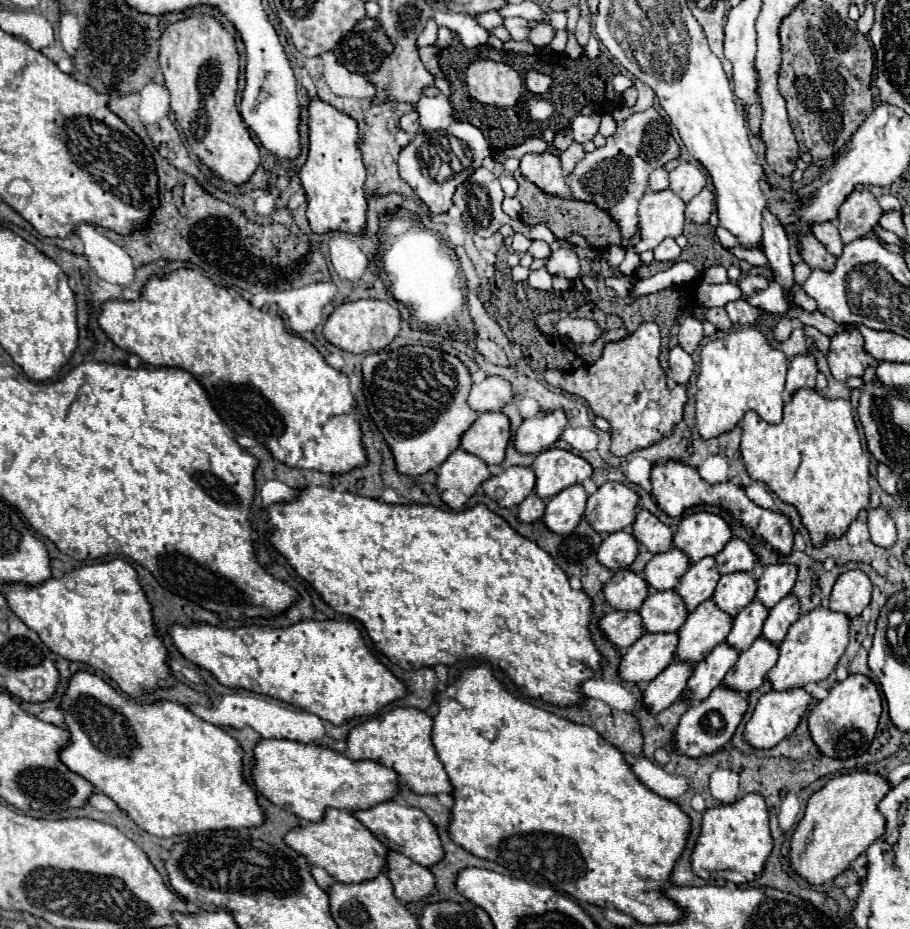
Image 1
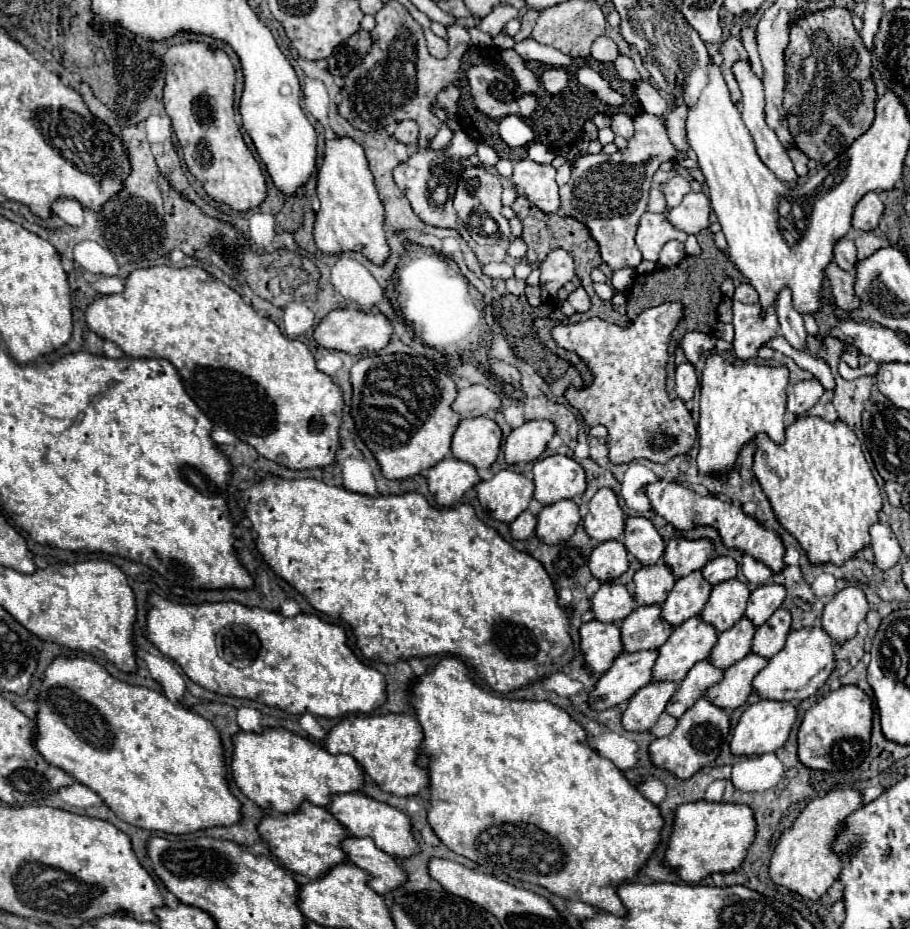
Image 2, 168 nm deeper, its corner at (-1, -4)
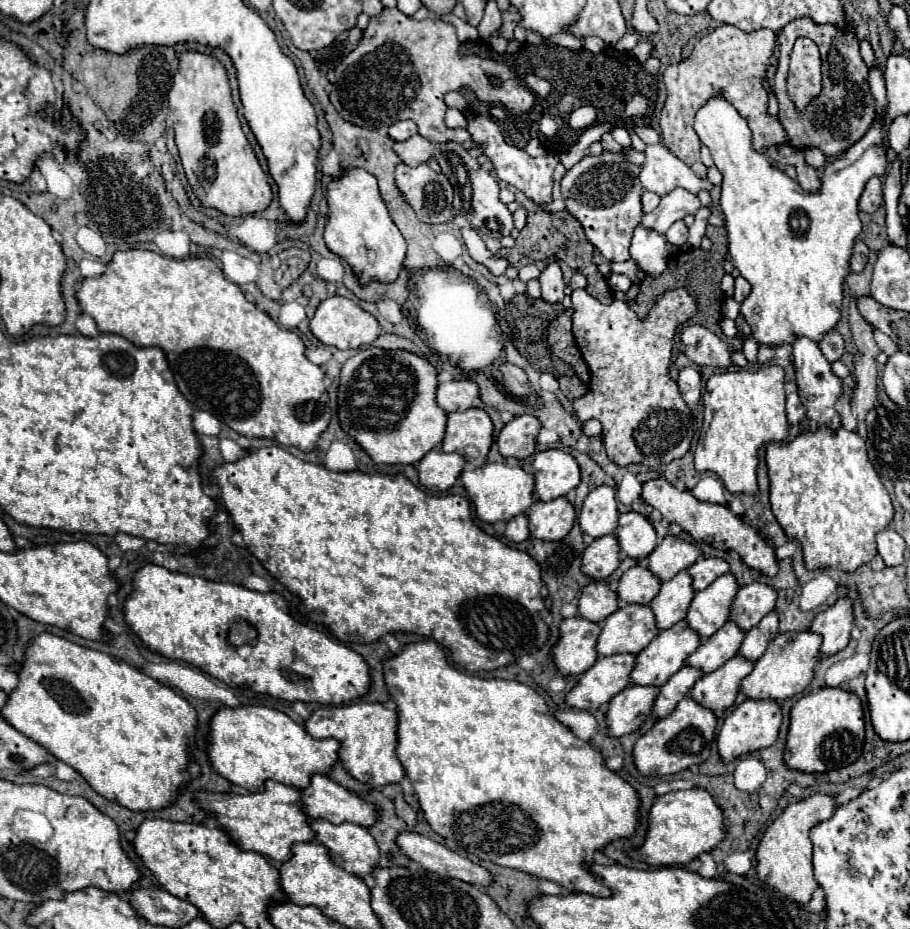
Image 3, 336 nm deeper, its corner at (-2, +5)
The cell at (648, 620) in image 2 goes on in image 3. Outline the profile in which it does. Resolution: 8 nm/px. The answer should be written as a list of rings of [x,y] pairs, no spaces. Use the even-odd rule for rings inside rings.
[[[623,603],[603,621],[597,651],[599,655],[639,653],[657,637],[657,633],[659,629],[655,623],[655,613],[649,605]]]

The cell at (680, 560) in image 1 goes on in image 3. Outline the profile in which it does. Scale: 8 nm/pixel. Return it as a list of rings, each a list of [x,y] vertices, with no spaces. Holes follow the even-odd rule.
[[[635,565],[623,573],[617,587],[617,595],[625,603],[647,605],[655,599],[655,595],[659,593],[659,587],[661,587],[661,579],[653,571],[649,571],[647,567]]]

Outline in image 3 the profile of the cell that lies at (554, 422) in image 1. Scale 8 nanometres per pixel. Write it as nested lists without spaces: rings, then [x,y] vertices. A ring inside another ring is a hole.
[[[535,415],[515,417],[501,429],[497,437],[499,453],[503,457],[515,457],[515,459],[525,459],[533,455],[539,431],[541,431],[541,421]]]

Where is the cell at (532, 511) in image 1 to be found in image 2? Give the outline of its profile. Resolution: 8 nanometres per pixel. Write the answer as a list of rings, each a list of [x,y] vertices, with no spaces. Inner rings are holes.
[[[522,512],[512,524],[510,524],[510,534],[516,540],[526,540],[536,528],[536,516],[532,512]]]

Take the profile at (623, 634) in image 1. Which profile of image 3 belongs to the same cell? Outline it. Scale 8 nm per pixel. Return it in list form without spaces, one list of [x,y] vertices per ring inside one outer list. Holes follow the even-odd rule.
[[[581,615],[561,621],[561,639],[553,647],[555,665],[561,675],[577,677],[595,665],[599,657],[595,651],[599,627],[599,623],[591,623]]]

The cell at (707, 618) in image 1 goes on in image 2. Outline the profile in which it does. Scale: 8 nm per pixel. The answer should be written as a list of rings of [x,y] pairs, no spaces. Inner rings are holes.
[[[700,616],[674,628],[662,648],[658,648],[658,658],[652,668],[654,682],[682,682],[696,662],[708,658],[716,640],[718,634]]]

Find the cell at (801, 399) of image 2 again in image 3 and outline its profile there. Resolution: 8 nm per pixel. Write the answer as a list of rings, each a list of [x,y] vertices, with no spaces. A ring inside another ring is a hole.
[[[799,391],[787,395],[787,419],[789,423],[799,423],[801,419],[805,419],[805,407],[799,397]]]

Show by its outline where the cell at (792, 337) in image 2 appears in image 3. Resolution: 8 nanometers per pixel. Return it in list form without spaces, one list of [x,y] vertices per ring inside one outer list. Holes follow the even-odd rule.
[[[797,337],[793,341],[793,357],[795,357],[795,369],[797,369],[797,387],[801,393],[801,399],[807,407],[807,417],[811,425],[829,425],[829,427],[839,427],[839,415],[833,409],[835,401],[839,399],[841,391],[841,379],[833,375],[831,371],[831,363],[823,357],[821,349],[817,347],[815,341],[805,339],[805,337]]]

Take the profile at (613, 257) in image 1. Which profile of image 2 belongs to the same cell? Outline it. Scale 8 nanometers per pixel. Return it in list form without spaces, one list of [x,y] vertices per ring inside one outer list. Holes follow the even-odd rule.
[[[622,268],[622,270],[614,272],[610,284],[612,284],[618,292],[624,292],[624,290],[628,290],[628,288],[634,284],[634,280],[636,280],[636,270],[634,270],[634,268]]]

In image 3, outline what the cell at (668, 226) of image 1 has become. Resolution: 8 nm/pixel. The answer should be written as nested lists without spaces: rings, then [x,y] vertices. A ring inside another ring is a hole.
[[[639,225],[633,233],[631,257],[649,275],[661,275],[667,267],[667,257],[669,257],[667,241],[663,239],[663,235],[659,235],[659,231],[651,231]]]

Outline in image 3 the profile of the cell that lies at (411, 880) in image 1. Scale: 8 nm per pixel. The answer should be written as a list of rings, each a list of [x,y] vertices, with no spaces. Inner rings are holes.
[[[311,819],[311,829],[315,831],[315,839],[329,849],[333,863],[343,867],[345,871],[363,877],[363,875],[371,875],[373,869],[379,865],[379,847],[375,847],[375,839],[371,839],[371,833],[365,827],[355,823],[333,825],[325,819]]]

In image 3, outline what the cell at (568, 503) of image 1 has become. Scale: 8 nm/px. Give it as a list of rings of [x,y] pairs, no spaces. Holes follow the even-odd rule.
[[[557,497],[553,501],[535,501],[529,511],[529,531],[541,541],[563,539],[575,523],[575,507],[567,497]]]

